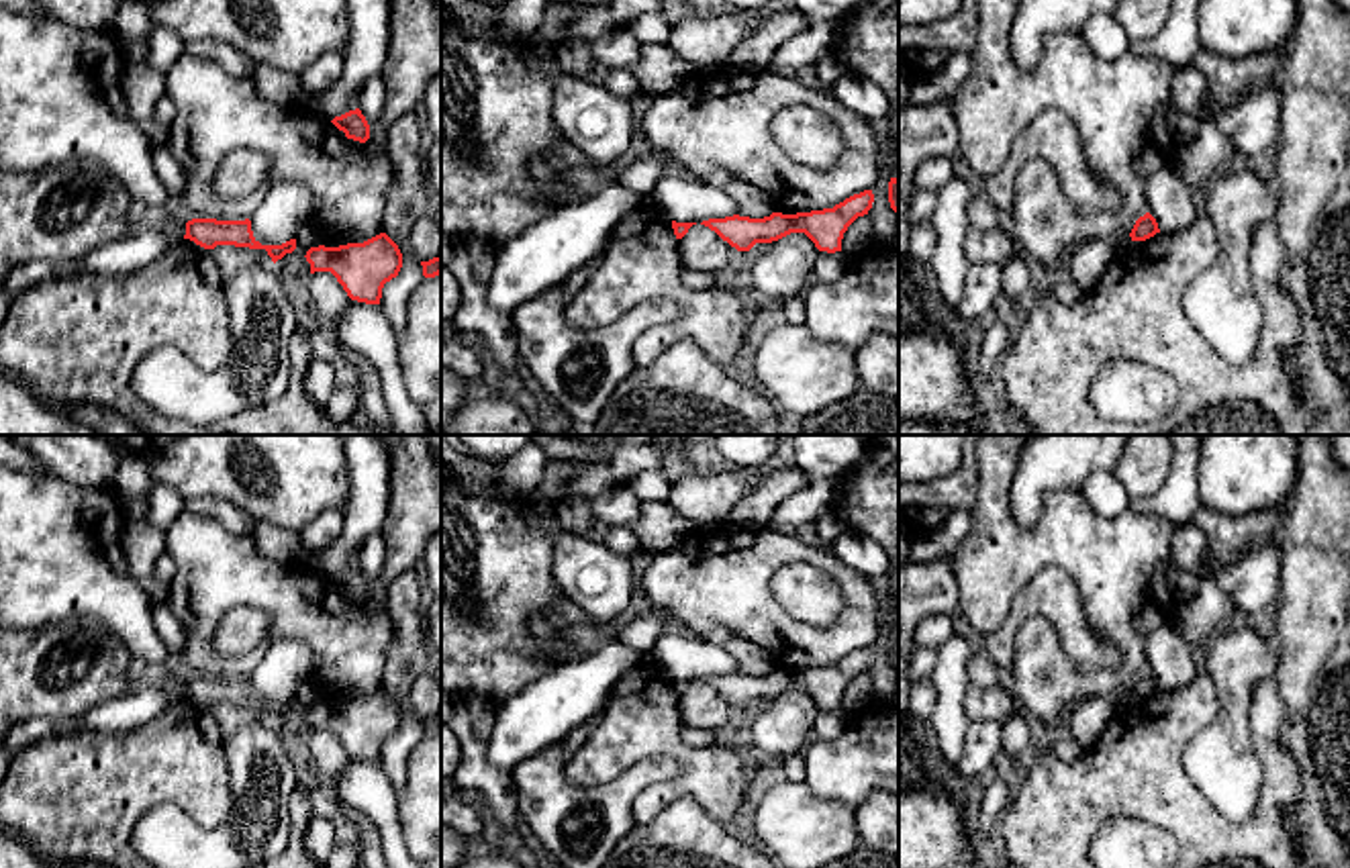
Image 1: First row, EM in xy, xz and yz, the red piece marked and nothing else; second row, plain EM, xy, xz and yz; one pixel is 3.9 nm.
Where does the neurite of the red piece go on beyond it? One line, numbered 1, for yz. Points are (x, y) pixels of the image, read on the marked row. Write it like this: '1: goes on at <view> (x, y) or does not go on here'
1: does not go on here

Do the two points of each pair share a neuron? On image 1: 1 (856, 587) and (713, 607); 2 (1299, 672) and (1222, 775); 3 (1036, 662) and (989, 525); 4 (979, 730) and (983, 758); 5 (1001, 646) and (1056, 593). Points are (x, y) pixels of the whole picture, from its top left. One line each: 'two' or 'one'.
1: one
2: two
3: one
4: one
5: one

